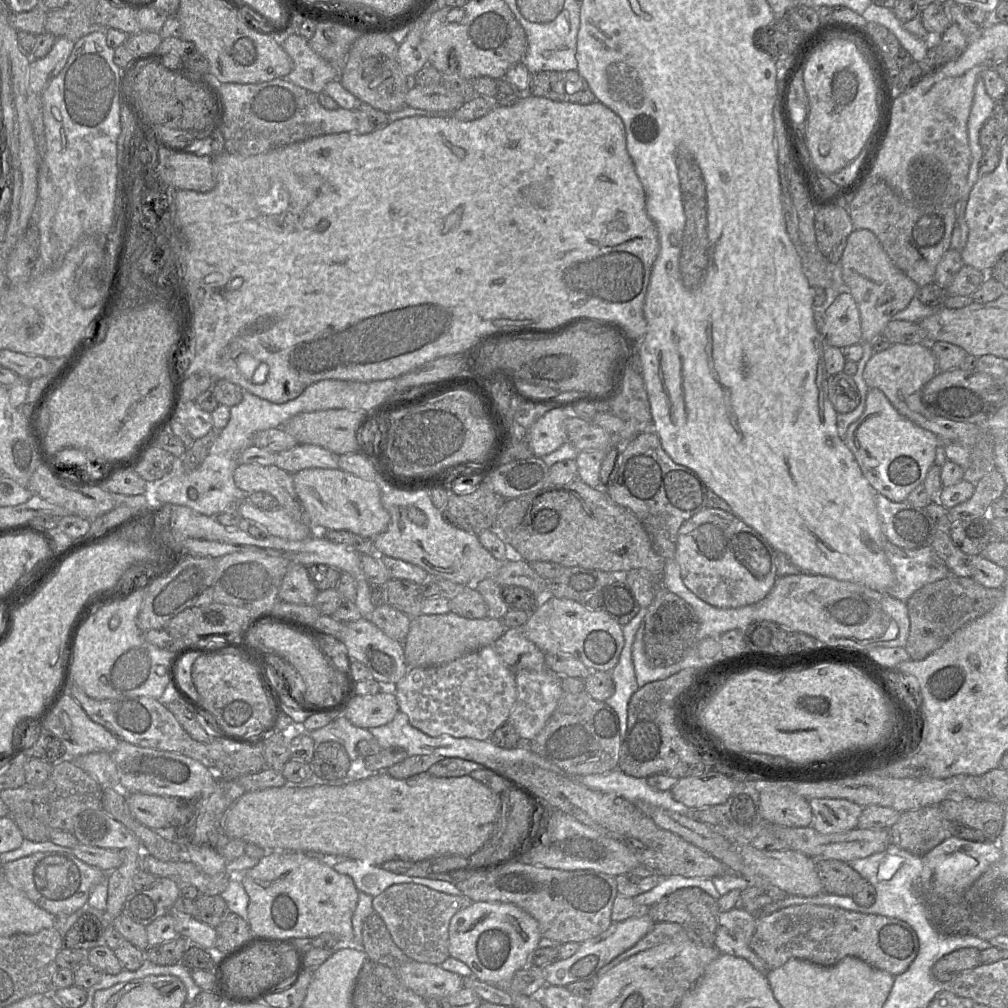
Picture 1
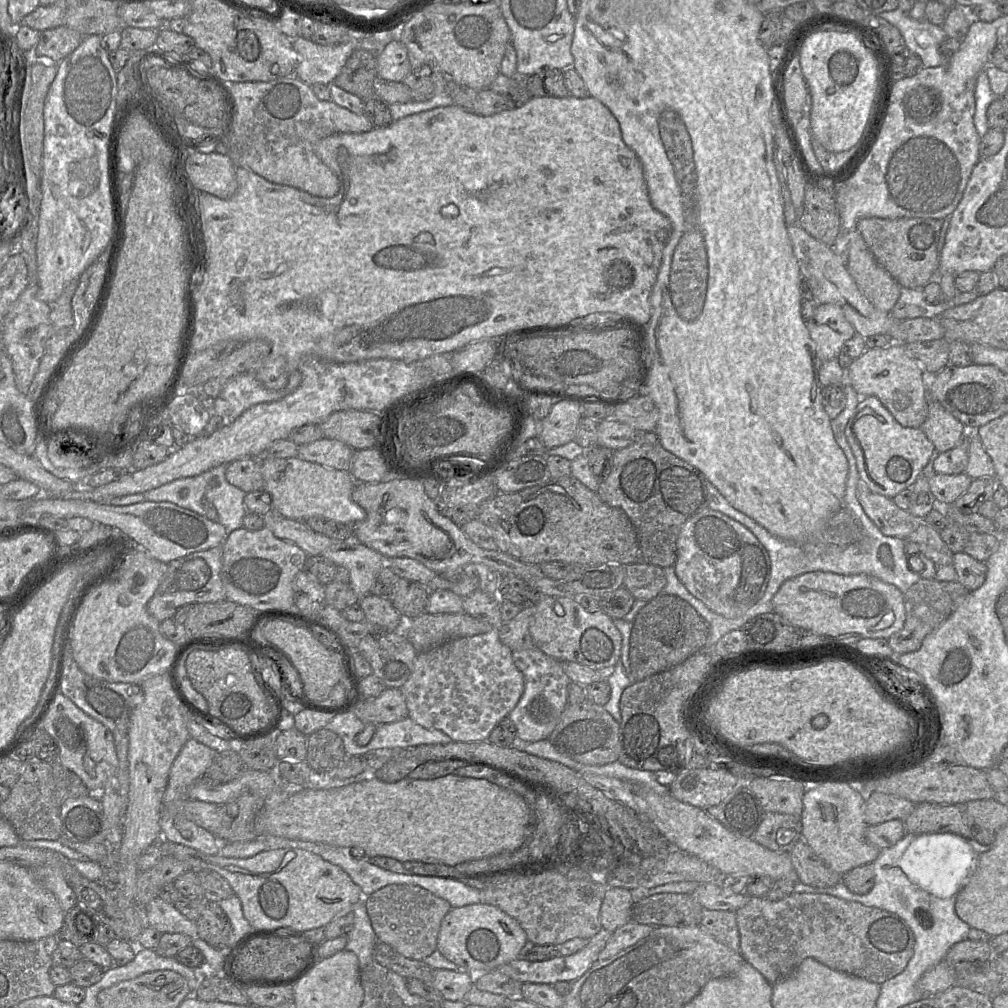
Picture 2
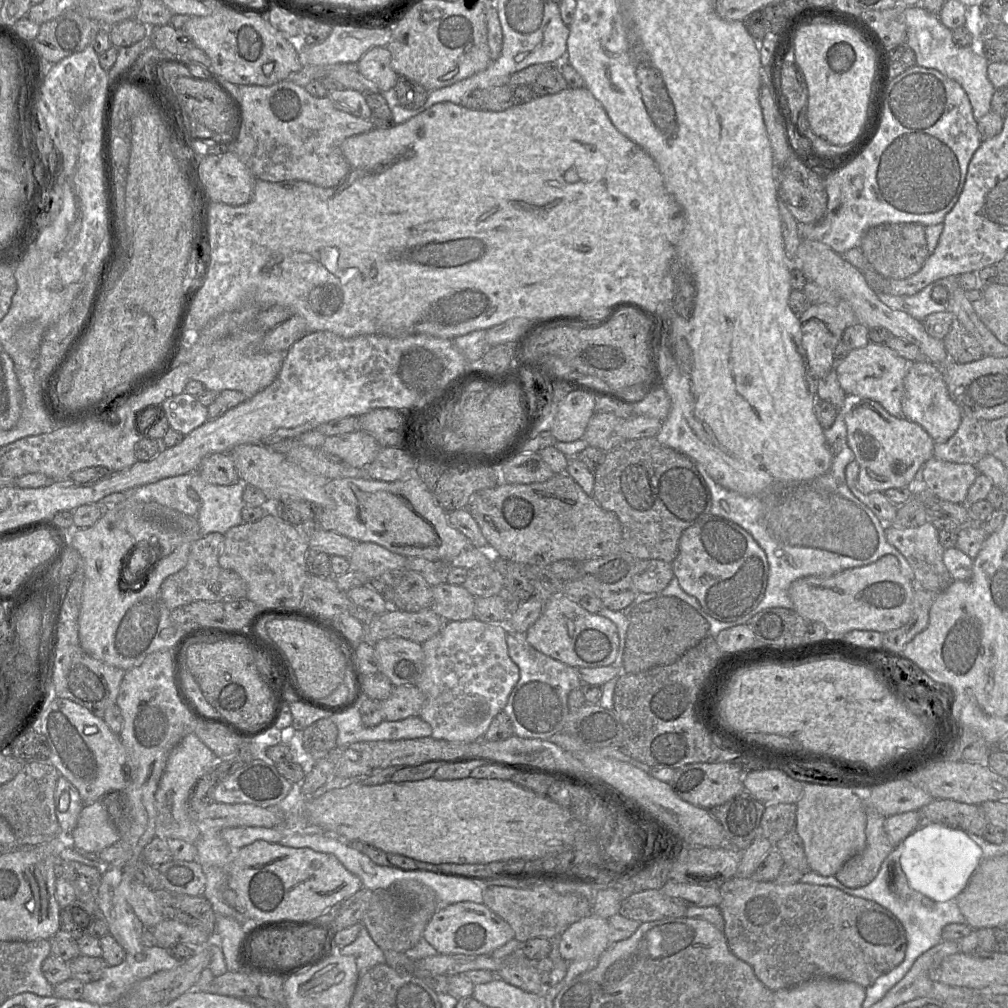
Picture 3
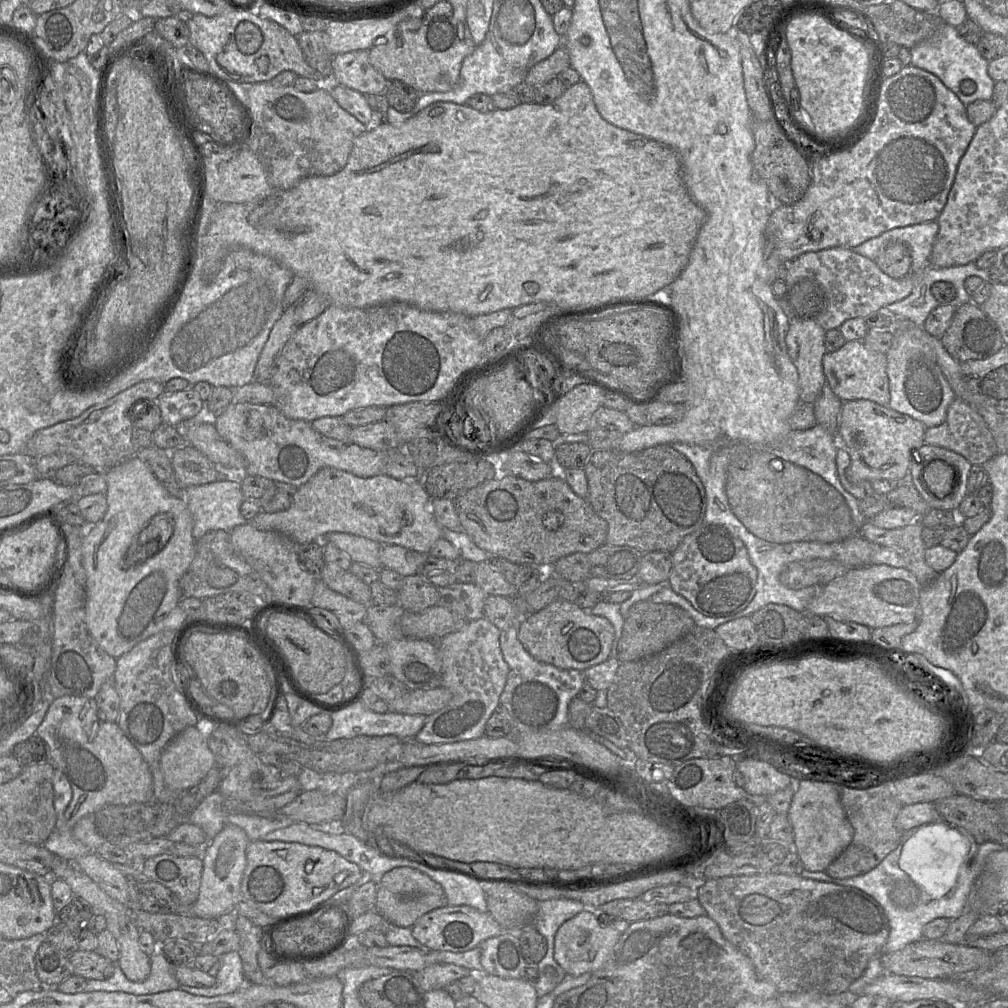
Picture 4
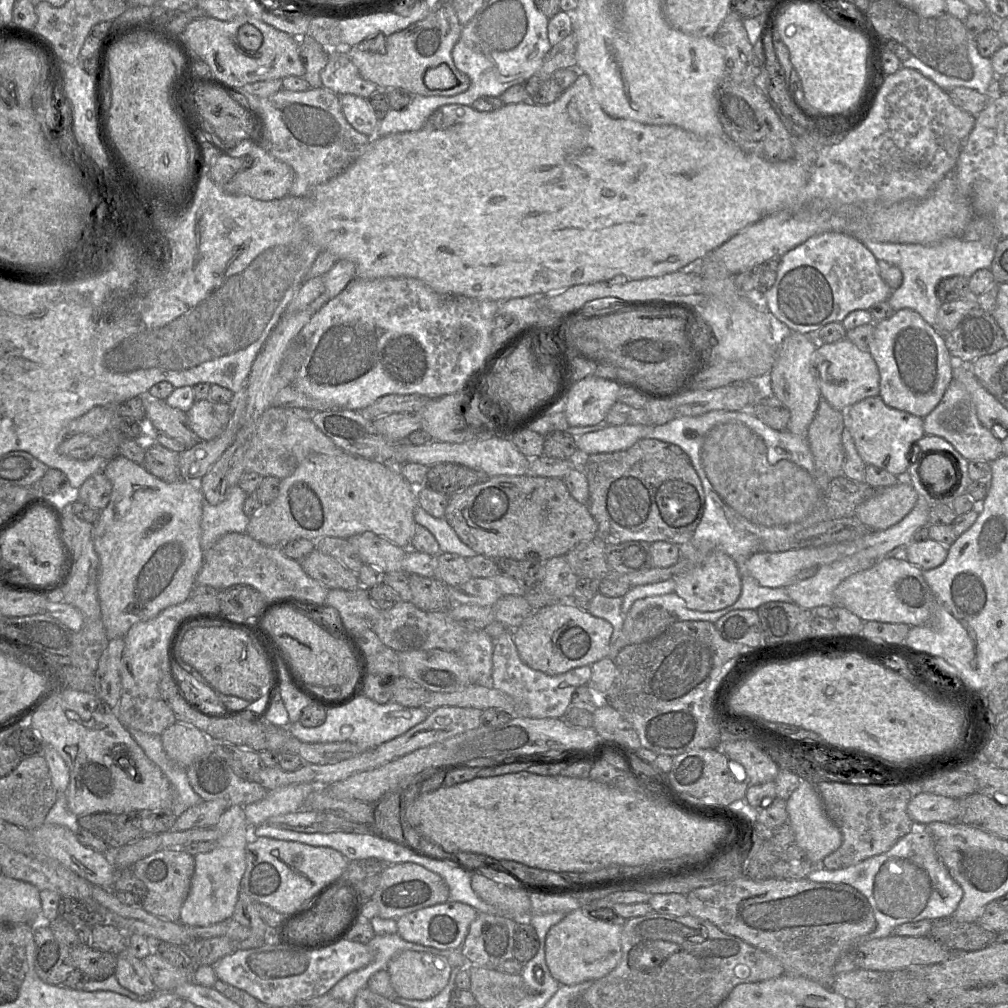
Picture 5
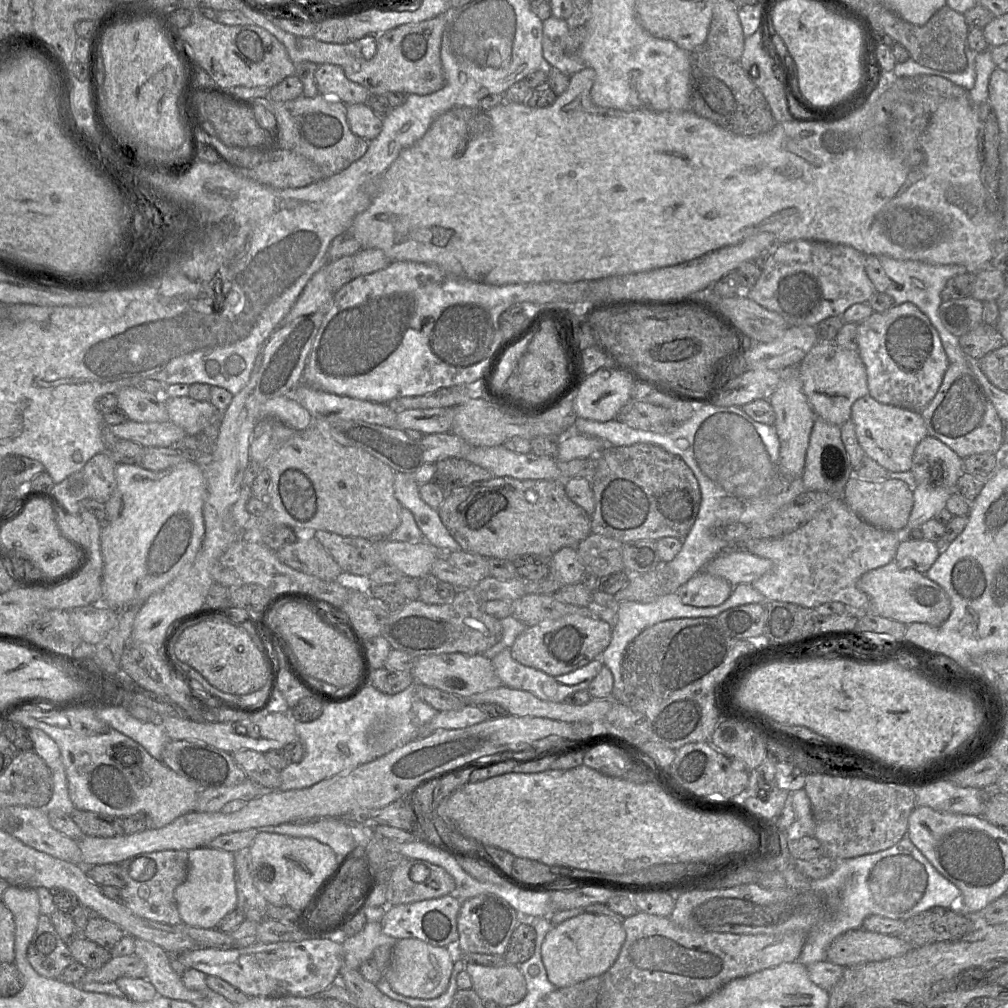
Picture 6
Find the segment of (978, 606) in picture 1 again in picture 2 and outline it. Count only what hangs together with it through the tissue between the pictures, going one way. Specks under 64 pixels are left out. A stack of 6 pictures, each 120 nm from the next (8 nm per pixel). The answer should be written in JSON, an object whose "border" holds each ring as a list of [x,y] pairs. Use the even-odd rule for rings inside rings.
{"border":[[[920,579],[904,593],[906,619],[902,629],[887,640],[895,654],[913,652],[921,647],[924,638],[938,628],[966,599],[970,590],[959,581]]]}

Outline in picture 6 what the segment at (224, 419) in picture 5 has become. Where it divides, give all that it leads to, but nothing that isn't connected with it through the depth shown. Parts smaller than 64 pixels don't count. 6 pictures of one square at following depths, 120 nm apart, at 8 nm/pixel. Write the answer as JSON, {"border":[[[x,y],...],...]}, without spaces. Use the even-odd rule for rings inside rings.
{"border":[[[189,396],[166,398],[166,407],[170,421],[181,427],[187,435],[199,435],[212,423],[219,423],[222,413],[217,412],[210,401],[198,401]]]}

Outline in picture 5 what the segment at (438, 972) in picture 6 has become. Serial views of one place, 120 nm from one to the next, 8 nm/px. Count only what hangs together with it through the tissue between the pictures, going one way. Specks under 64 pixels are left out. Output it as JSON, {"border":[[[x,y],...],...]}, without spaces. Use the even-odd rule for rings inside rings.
{"border":[[[412,950],[397,955],[386,969],[396,994],[409,999],[437,995],[446,986],[451,970],[446,957]]]}

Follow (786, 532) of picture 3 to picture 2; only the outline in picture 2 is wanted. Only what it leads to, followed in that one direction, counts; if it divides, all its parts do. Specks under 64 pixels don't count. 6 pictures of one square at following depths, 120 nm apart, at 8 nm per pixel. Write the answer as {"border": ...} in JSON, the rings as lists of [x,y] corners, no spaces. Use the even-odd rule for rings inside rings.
{"border":[[[850,383],[844,384],[843,391],[846,398],[845,407],[836,418],[831,420],[830,425],[834,438],[843,450],[848,463],[846,490],[839,509],[830,516],[821,529],[816,531],[816,538],[802,544],[796,544],[772,535],[763,526],[732,507],[717,488],[705,478],[708,508],[719,511],[744,525],[768,552],[771,563],[770,578],[762,598],[755,603],[761,604],[758,609],[760,614],[773,612],[772,598],[784,581],[807,572],[824,571],[842,575],[866,574],[896,586],[903,594],[921,579],[918,573],[909,568],[904,539],[884,535],[866,515],[857,499],[859,474],[855,457],[845,436],[845,426],[853,415],[860,401],[860,396],[854,391]]]}

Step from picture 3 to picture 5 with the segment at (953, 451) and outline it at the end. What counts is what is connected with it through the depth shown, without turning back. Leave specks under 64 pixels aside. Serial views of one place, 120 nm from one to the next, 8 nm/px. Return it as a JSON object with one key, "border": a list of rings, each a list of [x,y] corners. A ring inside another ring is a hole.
{"border":[[[953,379],[939,404],[923,418],[924,433],[945,439],[968,461],[992,462],[1003,454],[999,440],[979,421],[971,396],[964,385]]]}

